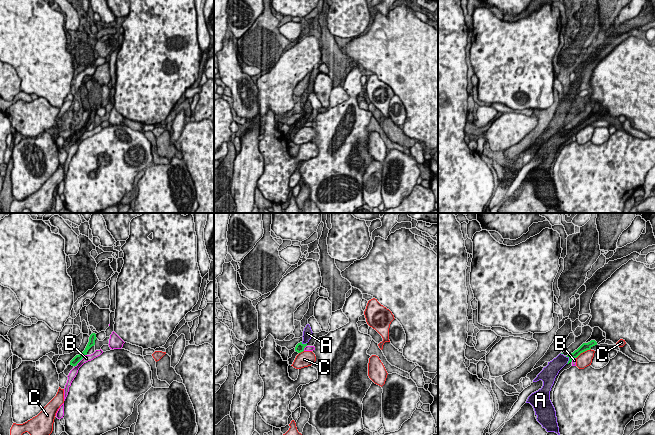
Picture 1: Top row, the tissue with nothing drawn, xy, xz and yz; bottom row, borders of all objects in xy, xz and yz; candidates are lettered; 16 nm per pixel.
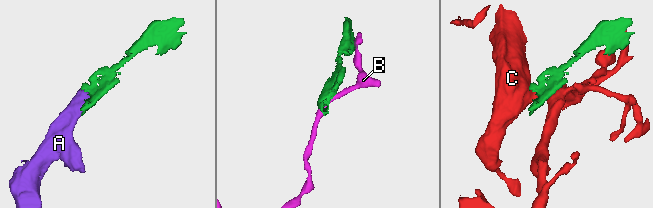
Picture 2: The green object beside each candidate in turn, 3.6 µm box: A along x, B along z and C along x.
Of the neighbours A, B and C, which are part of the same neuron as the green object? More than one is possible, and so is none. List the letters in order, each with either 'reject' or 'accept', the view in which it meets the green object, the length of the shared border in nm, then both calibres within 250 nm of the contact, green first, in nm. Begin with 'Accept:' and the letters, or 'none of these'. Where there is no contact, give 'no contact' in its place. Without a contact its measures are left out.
Accept: A
A: accept; contact in yz; length 130 nm; calibres 120 and 200 nm
B: reject; contact in xy; length 300 nm; calibres 120 and 120 nm
C: reject; contact in yz; length 300 nm; calibres 130 and 220 nm

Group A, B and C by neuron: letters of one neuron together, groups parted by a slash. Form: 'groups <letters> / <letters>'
groups A / B / C

